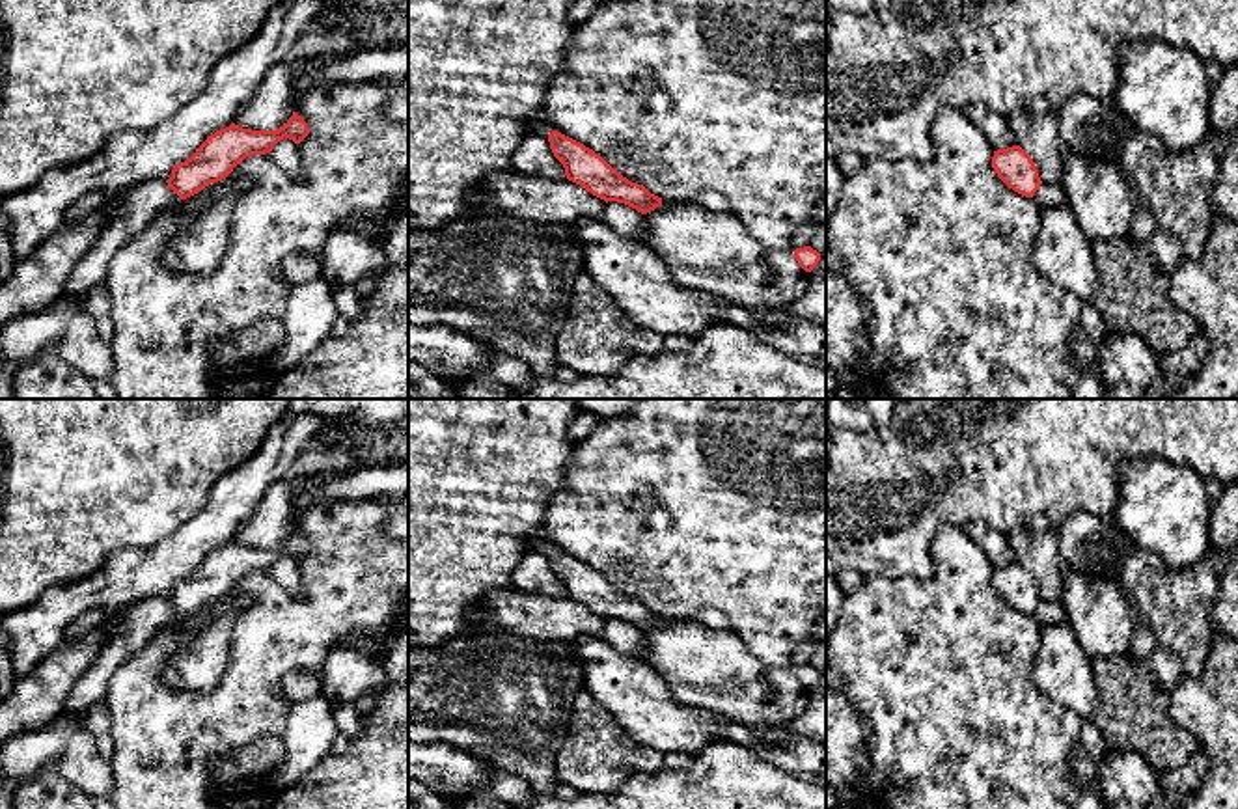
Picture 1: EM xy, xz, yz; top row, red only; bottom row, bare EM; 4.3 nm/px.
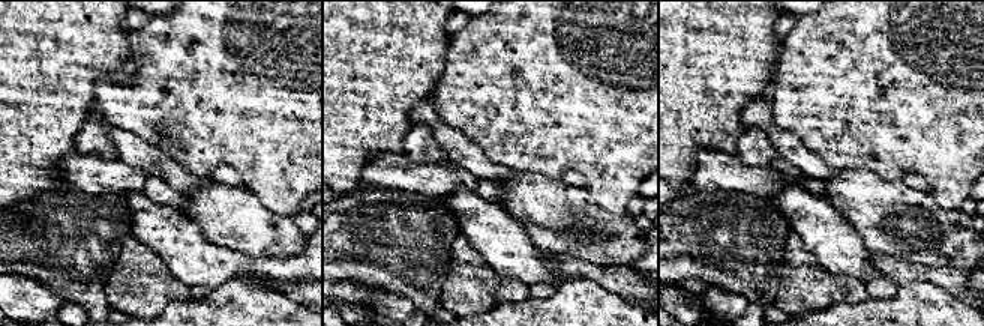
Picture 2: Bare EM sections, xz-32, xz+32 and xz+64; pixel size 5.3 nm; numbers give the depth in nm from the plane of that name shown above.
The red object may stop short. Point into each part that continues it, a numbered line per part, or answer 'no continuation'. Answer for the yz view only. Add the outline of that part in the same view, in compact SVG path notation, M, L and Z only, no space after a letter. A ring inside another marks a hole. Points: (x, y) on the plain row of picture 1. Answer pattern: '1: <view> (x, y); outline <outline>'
no continuation

